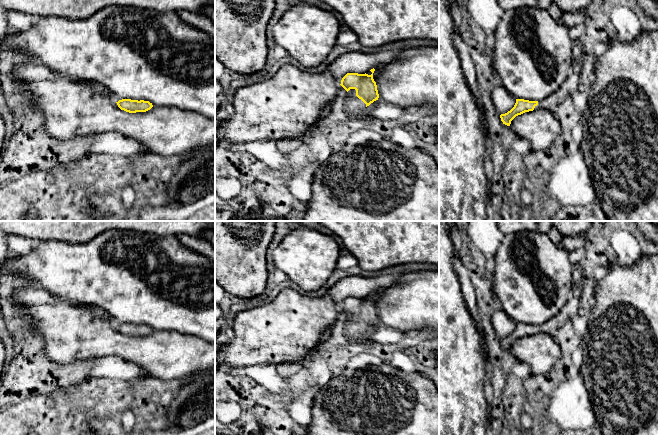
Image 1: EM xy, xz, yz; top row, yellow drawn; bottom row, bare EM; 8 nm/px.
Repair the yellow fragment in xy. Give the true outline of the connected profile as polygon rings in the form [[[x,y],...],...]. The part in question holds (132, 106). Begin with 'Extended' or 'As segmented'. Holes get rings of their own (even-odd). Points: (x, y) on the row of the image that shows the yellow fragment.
As segmented. [[[122,99],[116,103],[121,110],[129,113],[146,112],[153,107],[152,103],[144,100]]]

